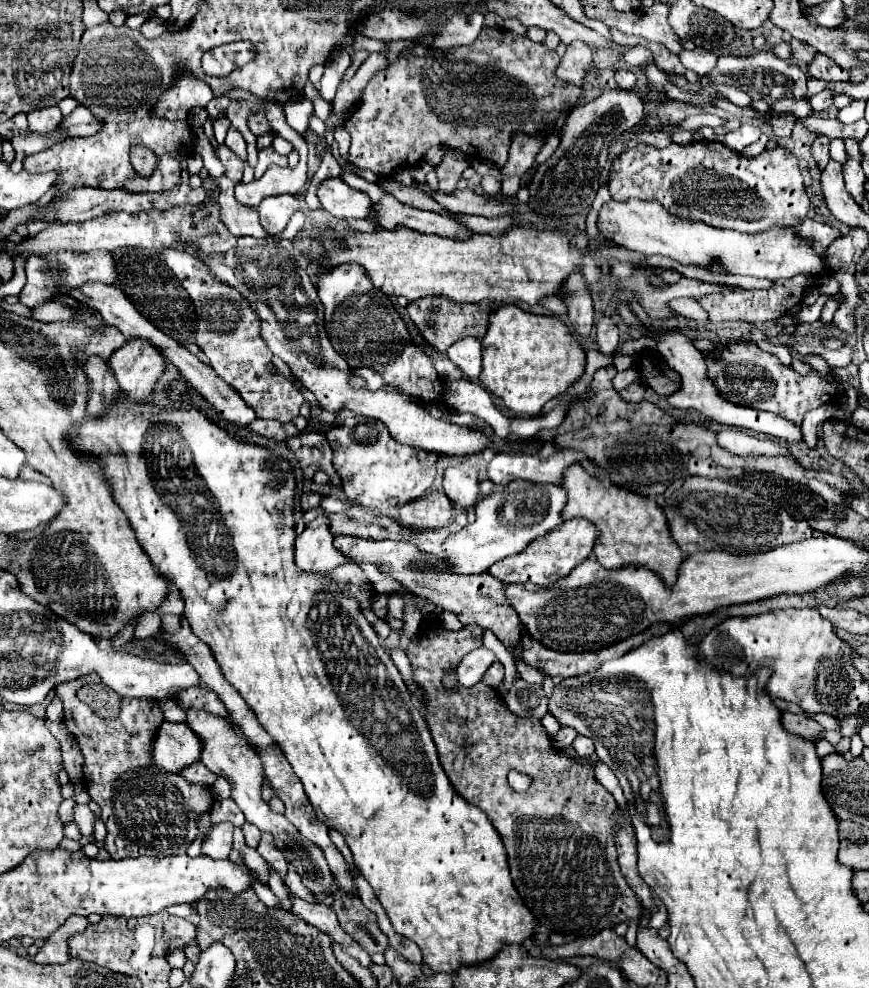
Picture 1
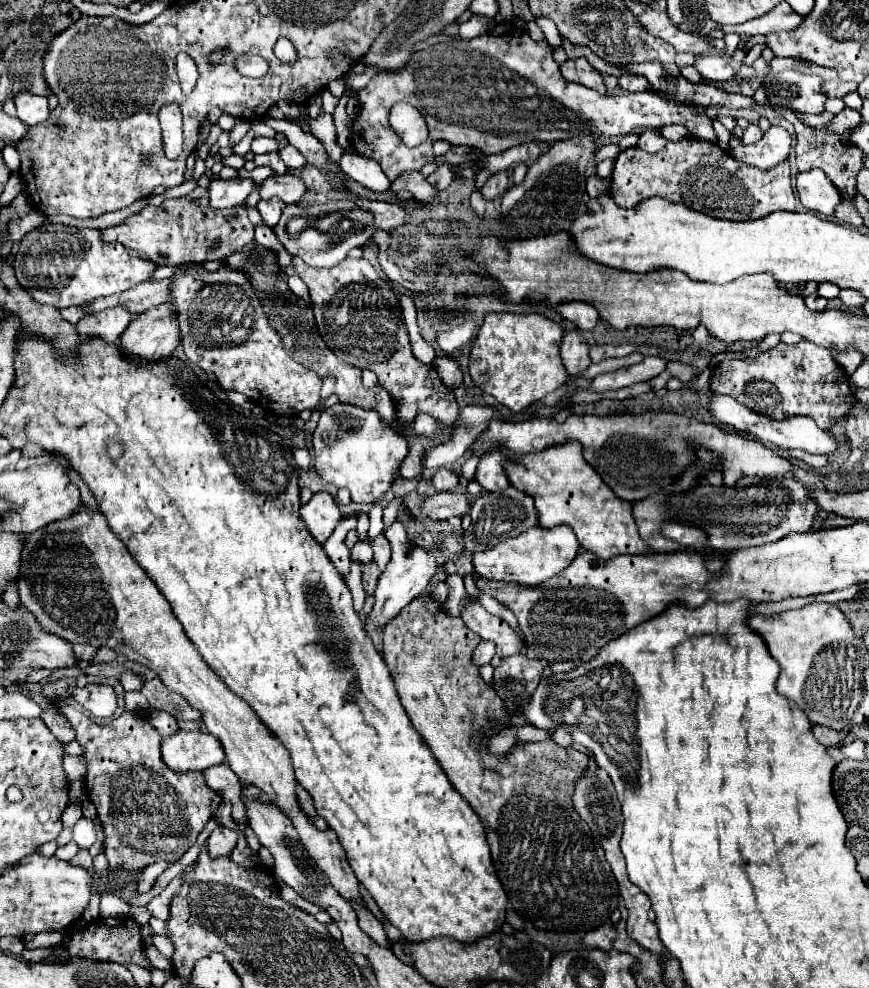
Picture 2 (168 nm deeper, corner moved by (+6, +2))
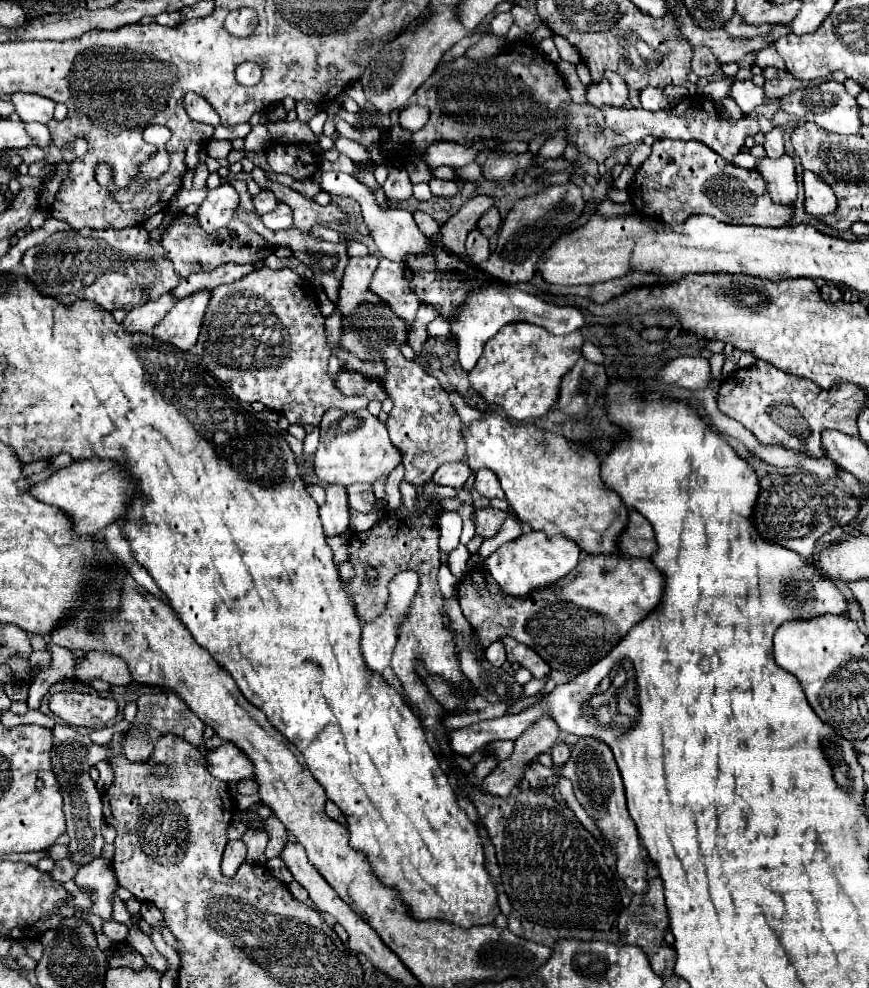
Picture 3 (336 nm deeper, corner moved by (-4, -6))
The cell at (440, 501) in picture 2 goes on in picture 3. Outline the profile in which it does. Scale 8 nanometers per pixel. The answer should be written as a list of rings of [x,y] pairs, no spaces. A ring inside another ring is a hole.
[[[491,507],[477,509],[475,519],[473,519],[477,535],[493,537],[497,533],[497,529],[501,527],[503,519],[505,519],[505,511],[497,511],[497,509],[491,509]]]

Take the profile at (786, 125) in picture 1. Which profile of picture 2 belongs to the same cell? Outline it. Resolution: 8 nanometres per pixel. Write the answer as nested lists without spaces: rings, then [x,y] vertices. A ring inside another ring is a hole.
[[[771,127],[763,139],[753,145],[739,145],[731,151],[737,161],[753,165],[757,169],[773,169],[777,163],[787,161],[791,149],[791,135],[783,127]]]

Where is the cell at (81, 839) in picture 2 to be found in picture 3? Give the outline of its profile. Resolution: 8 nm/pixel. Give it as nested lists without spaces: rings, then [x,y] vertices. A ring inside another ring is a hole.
[[[95,857],[93,861],[85,863],[79,869],[75,883],[79,887],[87,887],[93,891],[91,899],[93,899],[95,907],[91,911],[103,919],[111,919],[111,895],[113,895],[117,883],[115,883],[113,869],[109,867],[109,861],[103,857]]]

